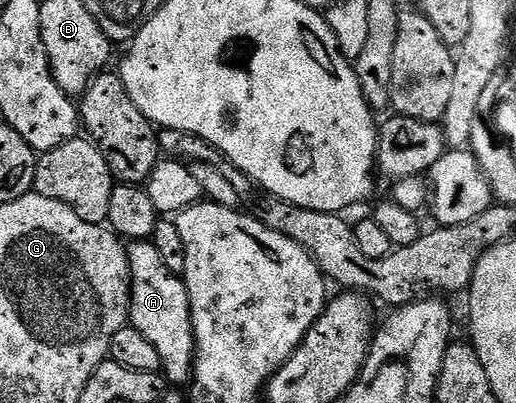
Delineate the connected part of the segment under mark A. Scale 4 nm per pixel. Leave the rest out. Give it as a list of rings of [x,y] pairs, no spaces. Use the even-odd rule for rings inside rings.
[[[152,239],[134,240],[128,245],[129,256],[129,318],[128,323],[159,354],[163,375],[170,385],[188,385],[193,371],[193,358],[197,355],[191,306],[184,279],[178,273],[167,270],[159,250]]]

